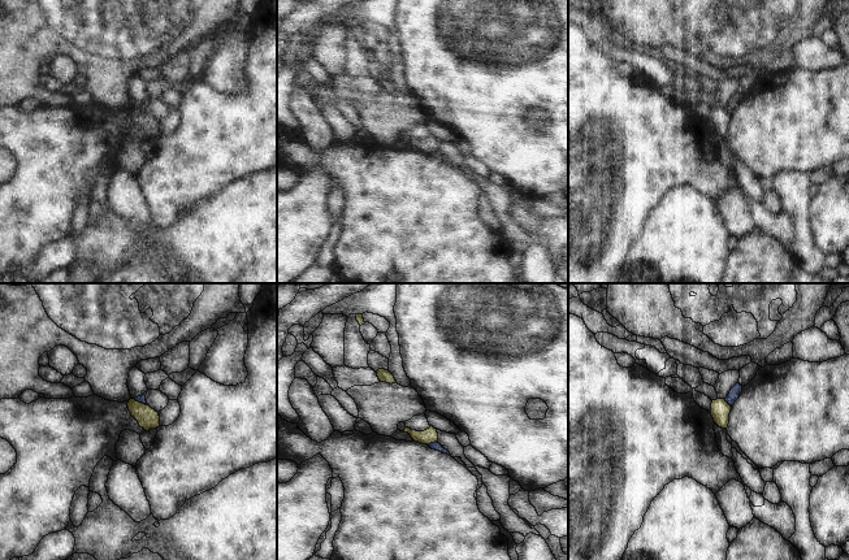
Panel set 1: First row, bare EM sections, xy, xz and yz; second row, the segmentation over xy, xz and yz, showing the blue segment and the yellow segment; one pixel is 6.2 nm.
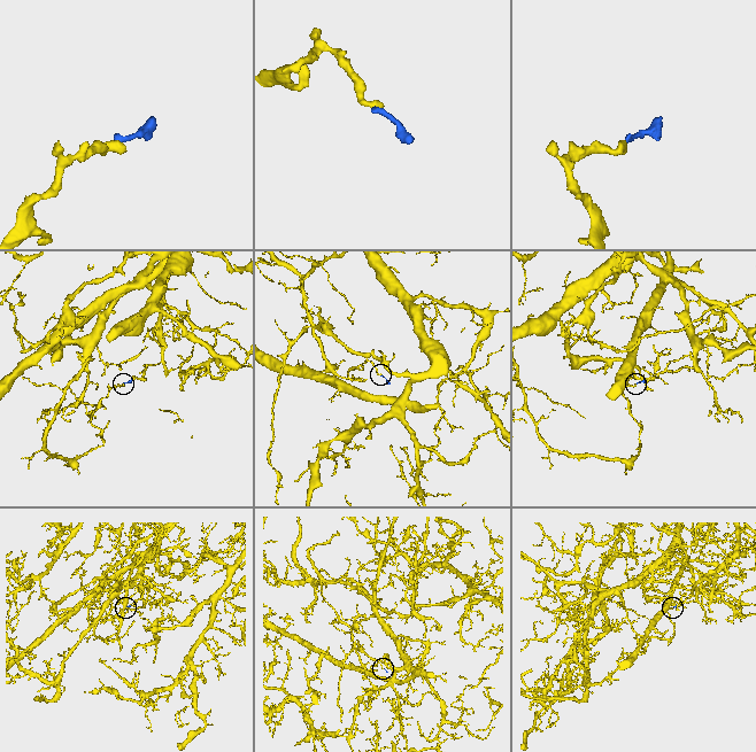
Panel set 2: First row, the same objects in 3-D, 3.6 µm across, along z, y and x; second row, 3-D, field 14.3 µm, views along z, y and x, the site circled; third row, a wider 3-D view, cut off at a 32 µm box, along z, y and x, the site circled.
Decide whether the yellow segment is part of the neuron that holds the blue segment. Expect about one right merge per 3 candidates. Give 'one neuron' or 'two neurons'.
two neurons

